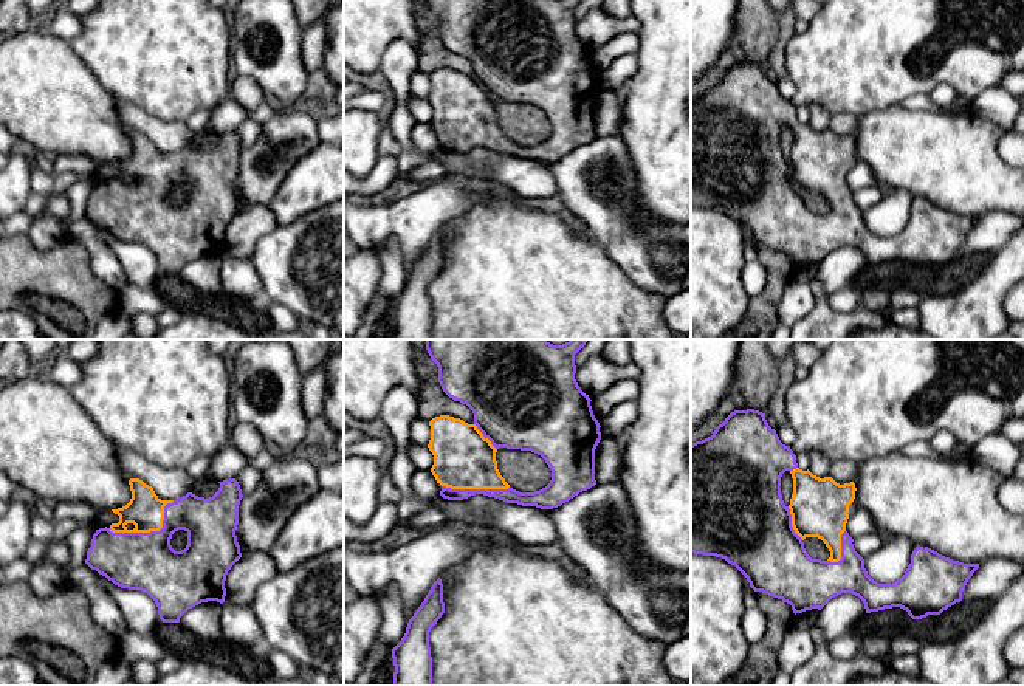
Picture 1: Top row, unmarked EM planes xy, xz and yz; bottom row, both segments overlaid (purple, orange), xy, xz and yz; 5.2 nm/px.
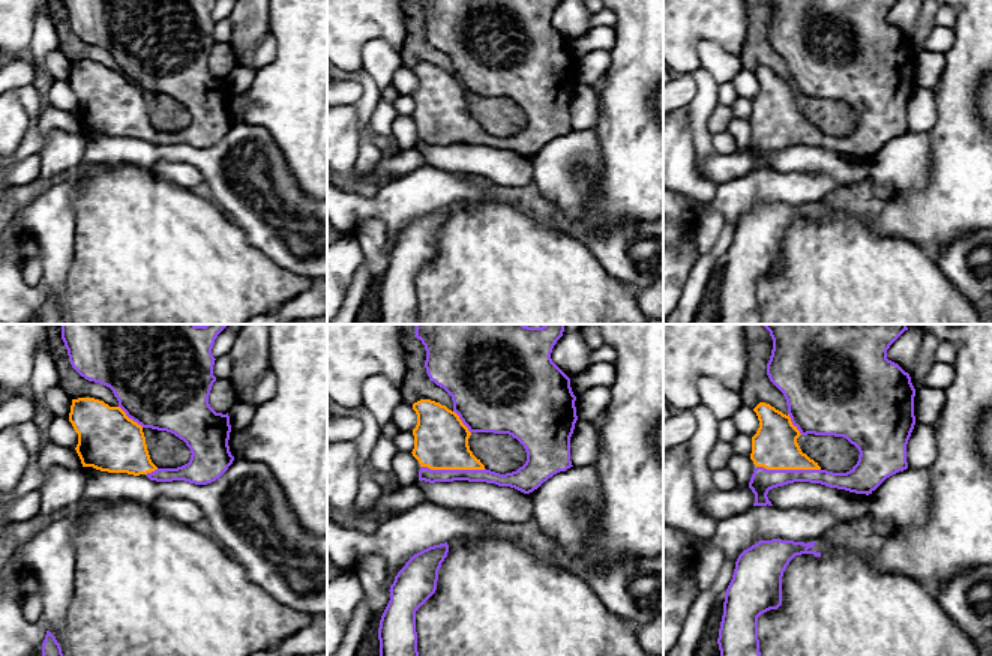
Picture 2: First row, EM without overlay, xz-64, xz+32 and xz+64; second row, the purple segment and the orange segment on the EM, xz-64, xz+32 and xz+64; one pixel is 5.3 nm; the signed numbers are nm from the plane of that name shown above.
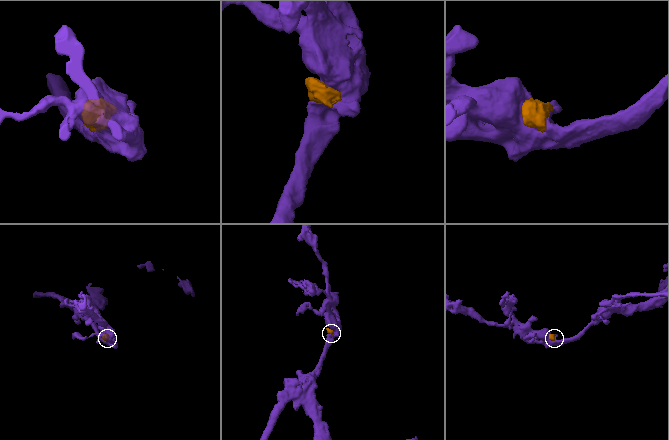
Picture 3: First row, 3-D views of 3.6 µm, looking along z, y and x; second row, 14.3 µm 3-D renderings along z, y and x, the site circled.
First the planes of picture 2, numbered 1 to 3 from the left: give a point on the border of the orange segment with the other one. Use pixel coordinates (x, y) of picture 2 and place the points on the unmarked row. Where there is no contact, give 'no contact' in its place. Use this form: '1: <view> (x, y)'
1: xz-64 (131, 81)
2: xz+32 (453, 134)
3: xz+64 (788, 134)

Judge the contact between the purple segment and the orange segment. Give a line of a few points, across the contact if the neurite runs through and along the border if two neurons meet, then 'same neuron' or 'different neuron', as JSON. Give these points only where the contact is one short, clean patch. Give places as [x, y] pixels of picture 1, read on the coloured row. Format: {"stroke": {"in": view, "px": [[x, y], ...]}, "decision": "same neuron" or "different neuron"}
{"decision": "same neuron"}

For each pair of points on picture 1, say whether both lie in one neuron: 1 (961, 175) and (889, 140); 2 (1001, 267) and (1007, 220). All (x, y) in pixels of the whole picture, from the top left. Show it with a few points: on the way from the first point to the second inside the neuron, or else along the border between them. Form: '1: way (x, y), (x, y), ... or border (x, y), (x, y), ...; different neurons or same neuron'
1: way (944, 158), (907, 149); same neuron
2: border (1007, 239), (993, 253); different neurons

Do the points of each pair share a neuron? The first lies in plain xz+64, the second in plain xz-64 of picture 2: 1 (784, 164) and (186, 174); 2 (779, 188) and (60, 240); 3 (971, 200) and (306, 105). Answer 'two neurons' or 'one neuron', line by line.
1: one neuron
2: one neuron
3: one neuron

